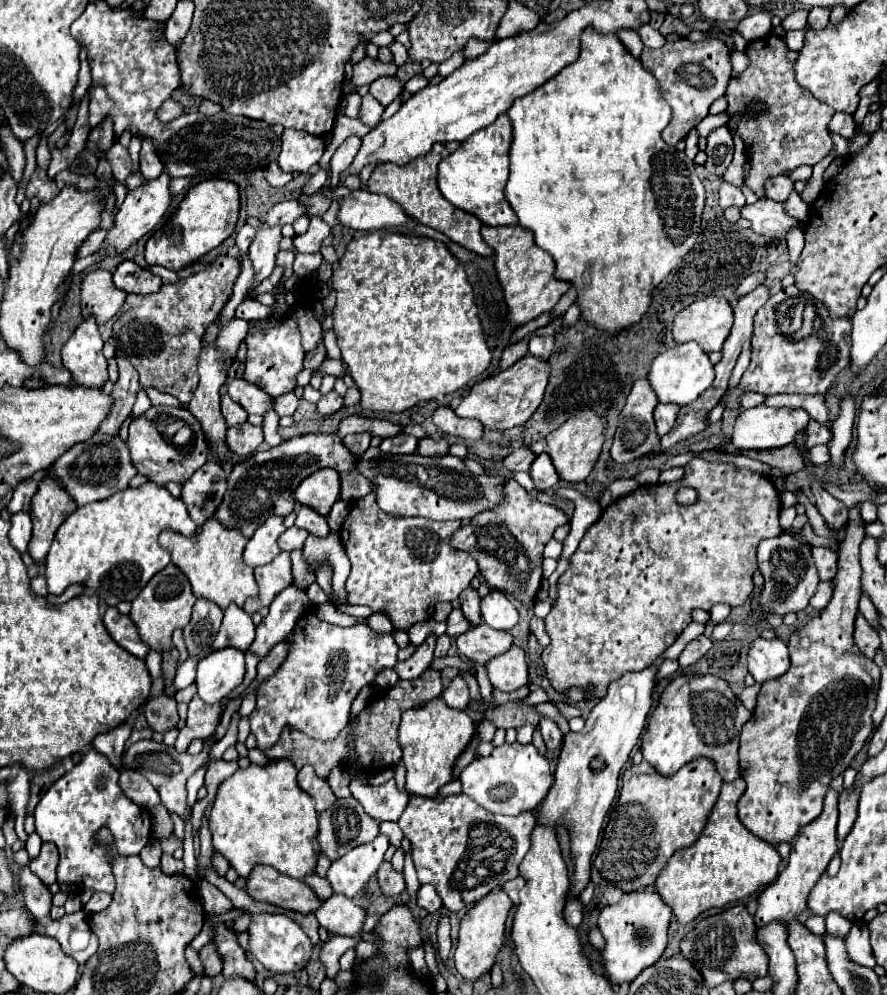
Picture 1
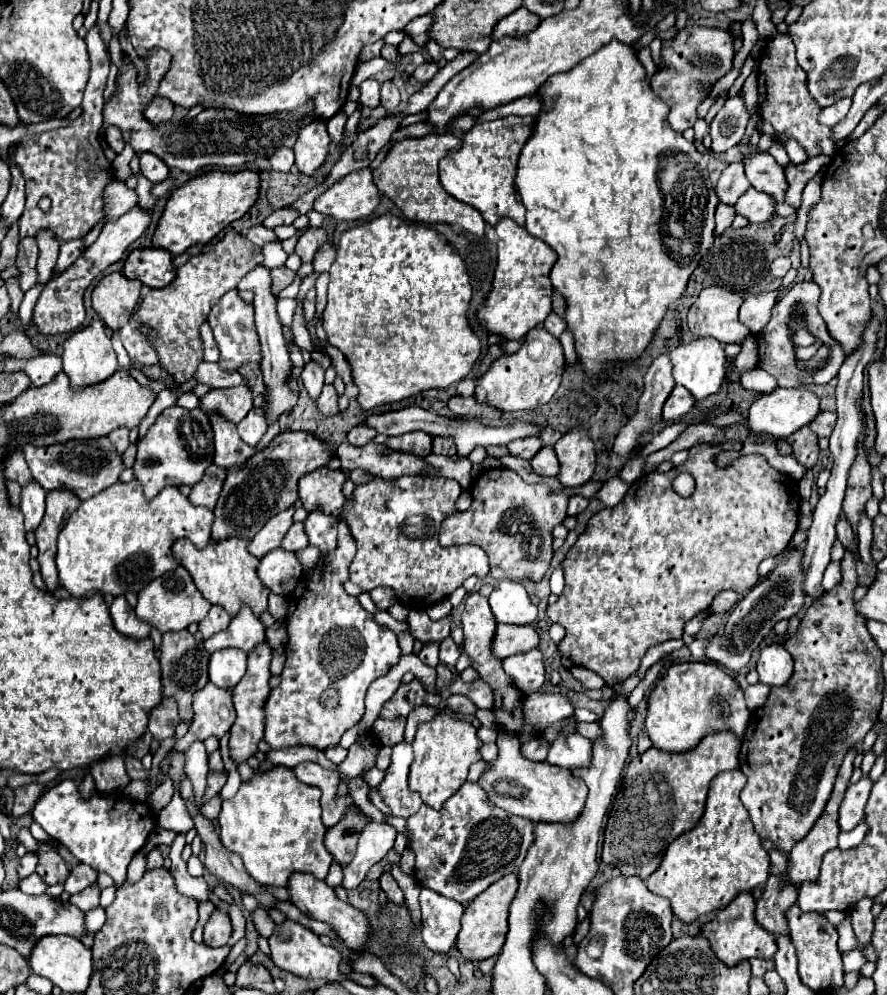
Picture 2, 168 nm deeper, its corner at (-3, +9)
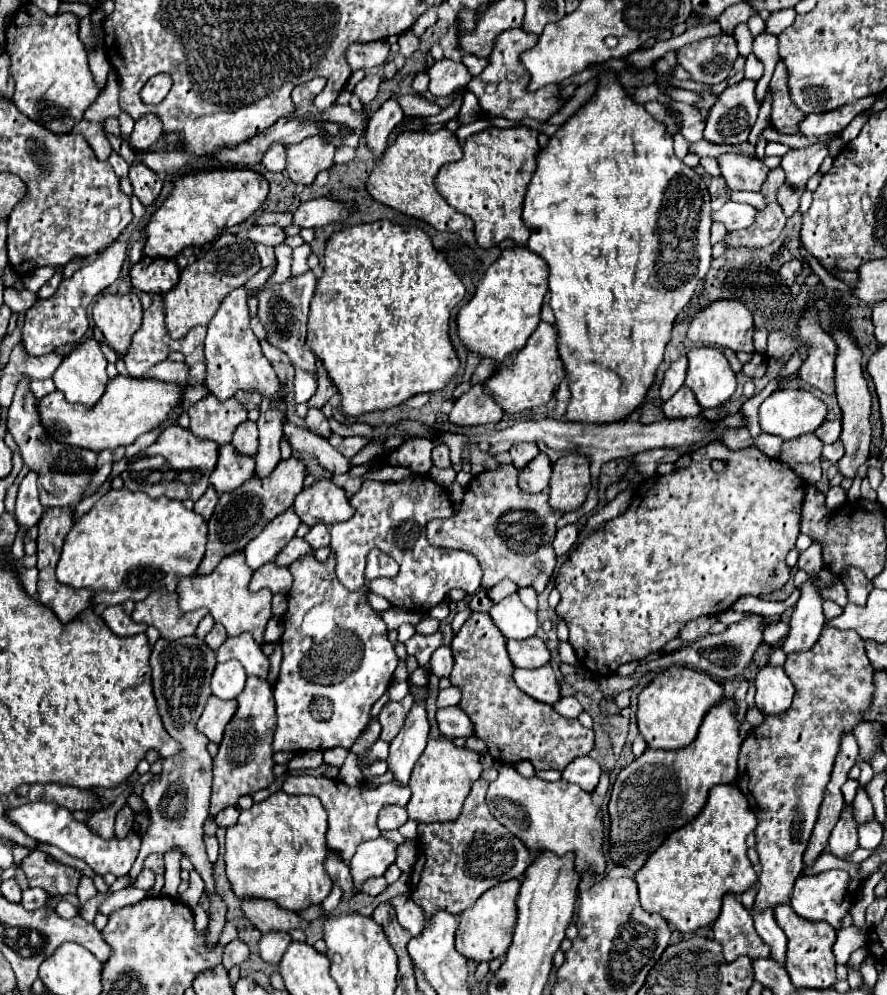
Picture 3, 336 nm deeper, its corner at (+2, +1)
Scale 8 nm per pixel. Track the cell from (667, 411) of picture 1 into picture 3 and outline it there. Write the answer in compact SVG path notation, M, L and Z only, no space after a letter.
M682 386L668 402L662 404L662 412L668 420L676 420L676 418L698 416L702 408L698 406L698 402L694 402L694 394L690 394L690 390Z

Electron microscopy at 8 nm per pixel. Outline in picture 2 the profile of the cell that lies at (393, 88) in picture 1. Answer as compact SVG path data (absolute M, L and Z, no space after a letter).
M393 82L381 84L381 106L387 114L395 114L395 108L399 106L399 90Z

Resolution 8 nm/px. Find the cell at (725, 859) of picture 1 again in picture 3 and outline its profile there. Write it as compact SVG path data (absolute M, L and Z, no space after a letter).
M732 784L714 786L700 816L682 830L674 830L638 870L636 884L642 908L660 914L670 928L680 932L714 924L726 892L742 894L758 882L758 872L746 854L746 836L754 828L756 814L750 810L746 796Z

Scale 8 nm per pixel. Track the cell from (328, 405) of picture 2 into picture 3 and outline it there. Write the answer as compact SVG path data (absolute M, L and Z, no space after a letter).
M310 408L310 410L308 410L308 416L306 416L304 420L306 420L306 424L308 424L308 428L310 428L312 432L316 432L316 434L320 434L320 436L324 436L324 438L330 436L328 418L324 416L324 412L322 412L320 408Z

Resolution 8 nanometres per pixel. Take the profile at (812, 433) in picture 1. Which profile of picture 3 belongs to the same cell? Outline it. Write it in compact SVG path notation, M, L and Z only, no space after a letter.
M832 420L832 422L824 422L814 434L824 442L824 444L832 444L840 438L840 420Z

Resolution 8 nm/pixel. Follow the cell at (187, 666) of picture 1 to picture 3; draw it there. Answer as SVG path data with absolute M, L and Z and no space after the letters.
M240 634L240 636L228 636L226 642L222 642L222 646L216 650L216 658L218 662L224 660L238 660L244 670L252 676L258 678L266 678L270 662L262 652L262 646L252 638L252 634Z

